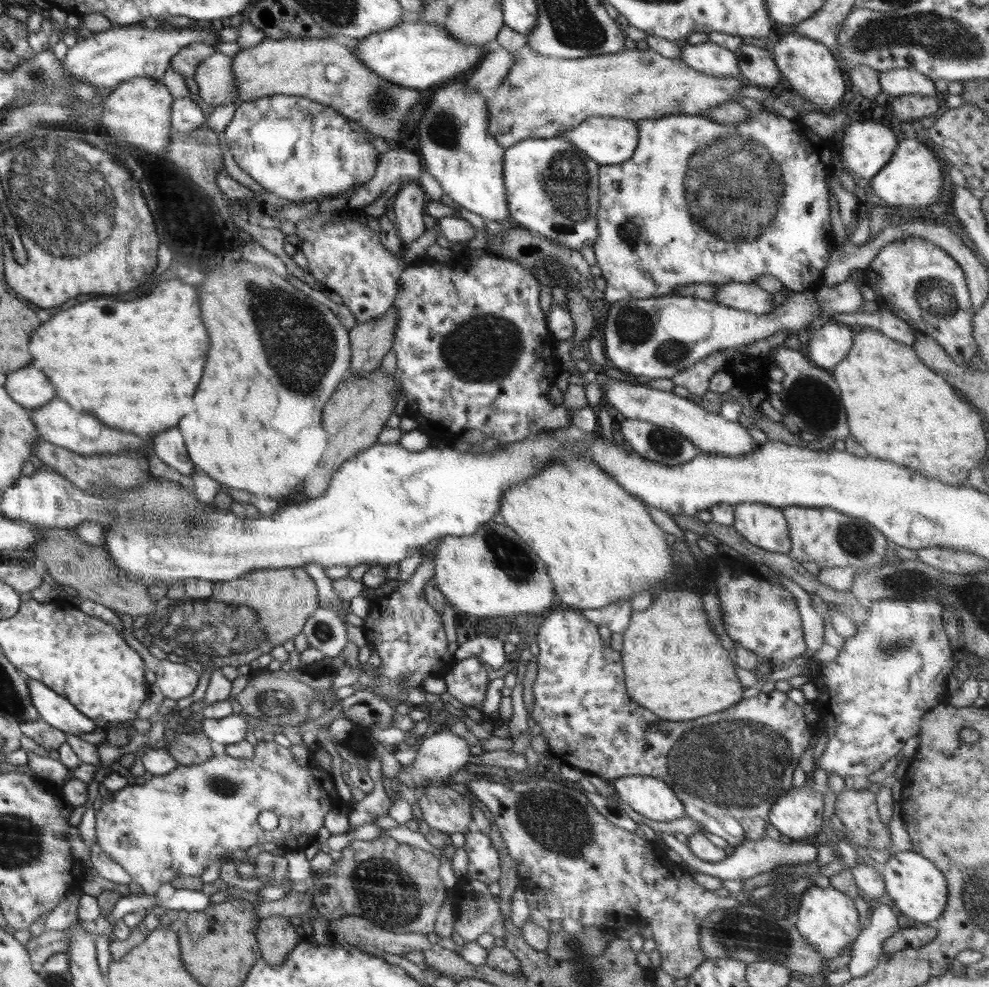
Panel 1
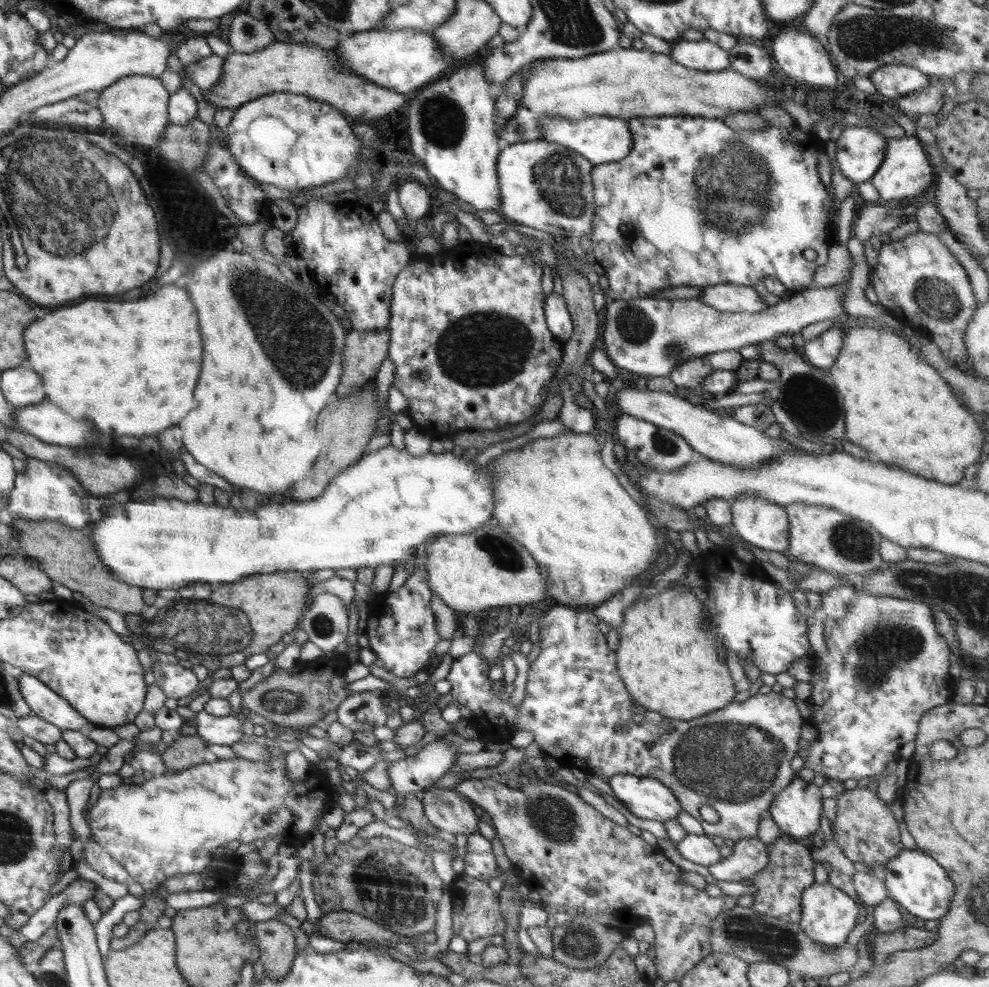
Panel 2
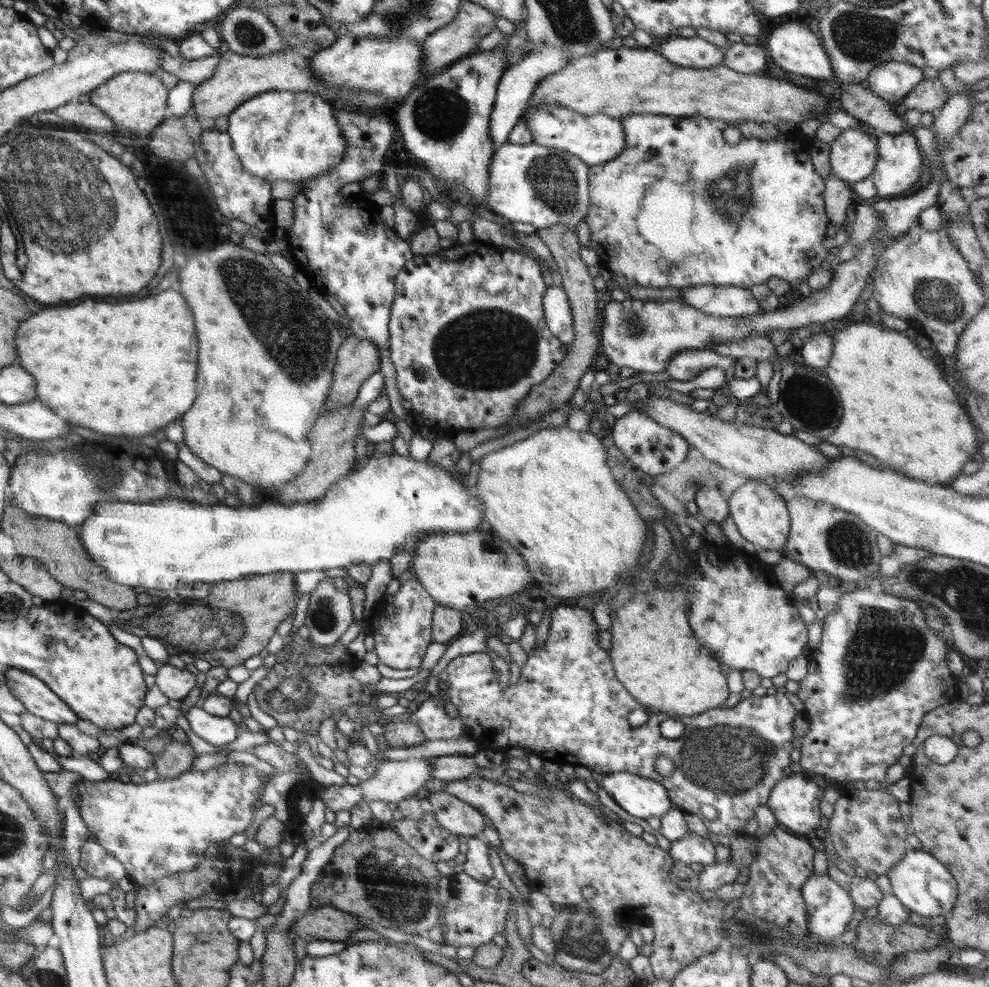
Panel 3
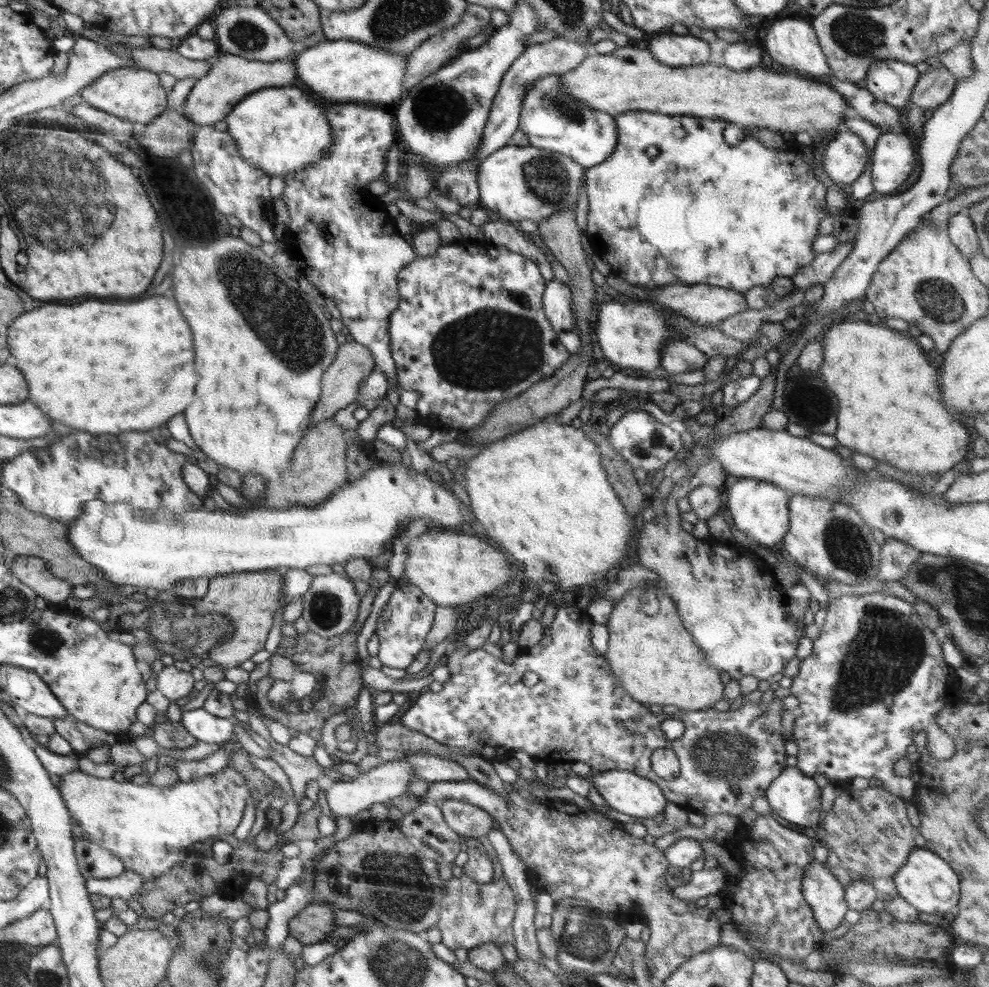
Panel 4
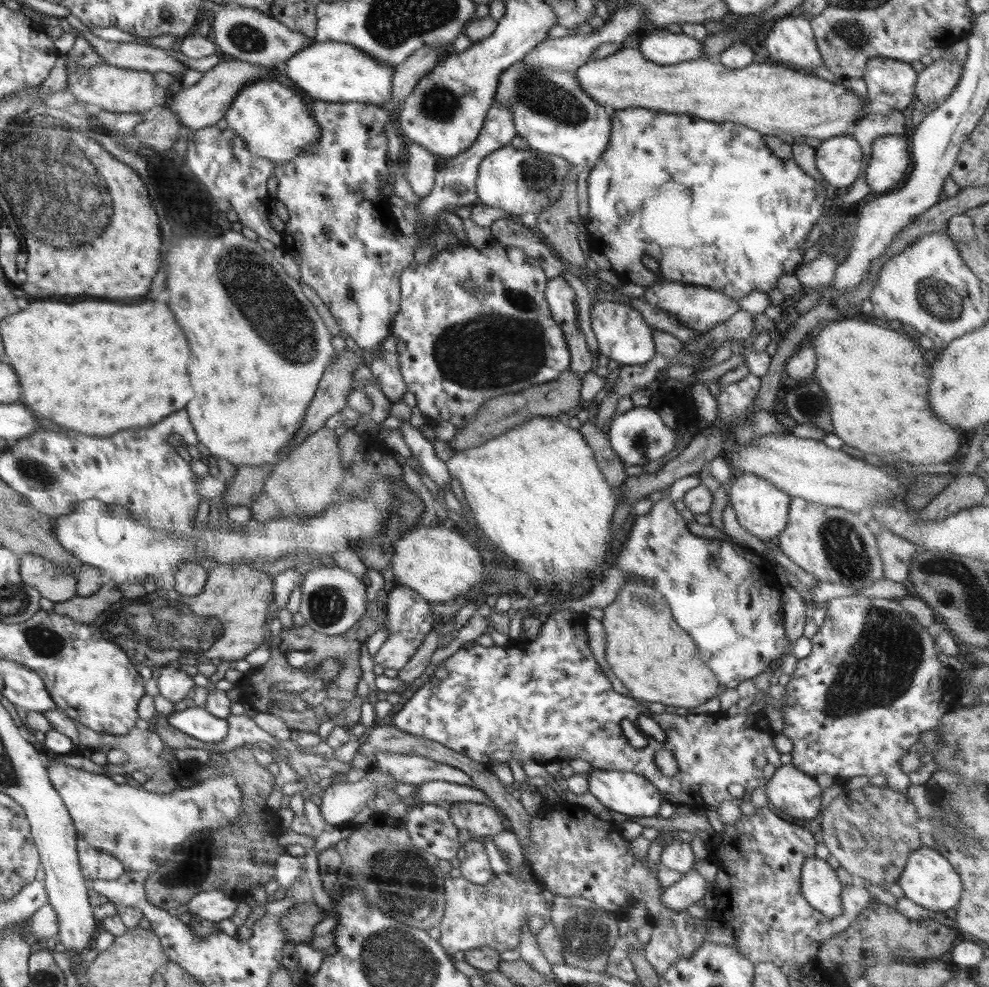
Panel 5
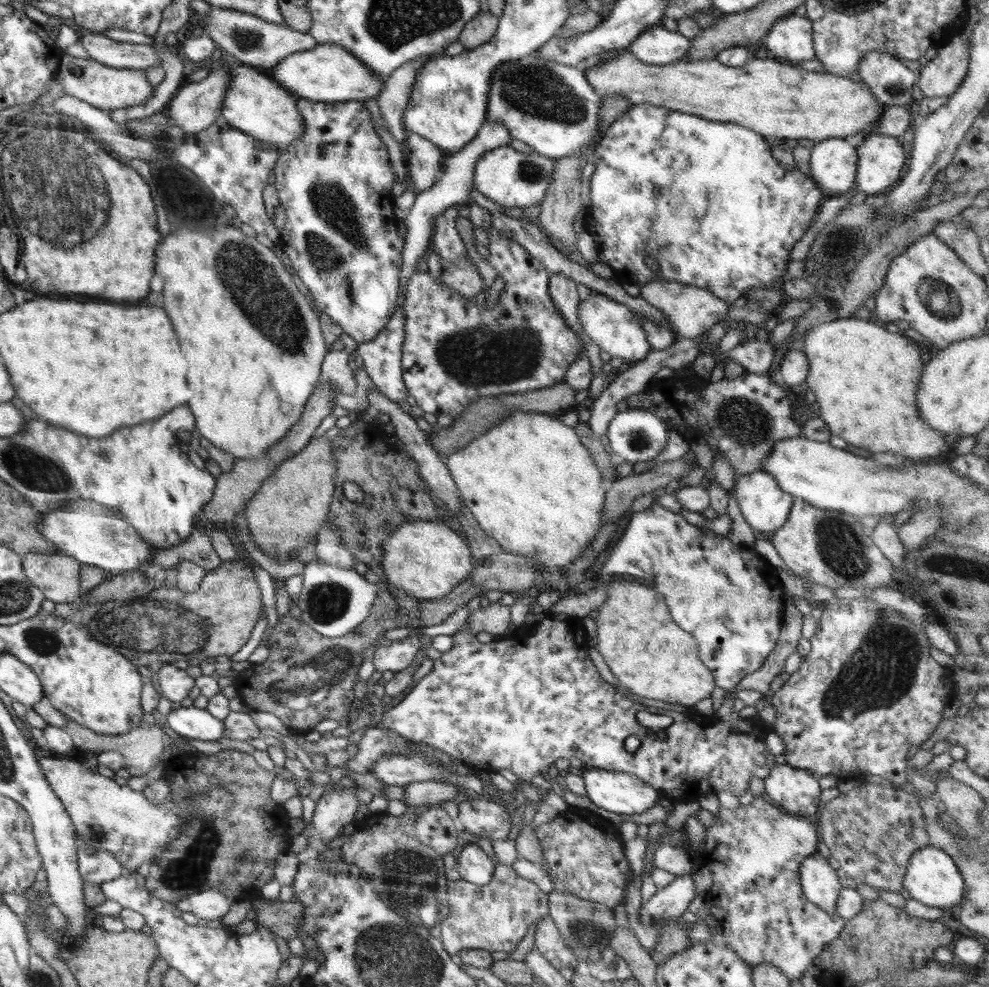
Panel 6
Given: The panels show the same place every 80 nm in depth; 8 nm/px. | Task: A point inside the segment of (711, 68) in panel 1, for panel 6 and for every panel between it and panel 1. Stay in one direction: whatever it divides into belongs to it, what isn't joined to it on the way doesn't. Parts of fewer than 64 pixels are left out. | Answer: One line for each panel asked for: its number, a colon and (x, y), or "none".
2: (702, 54)
3: (696, 52)
4: (674, 50)
5: (663, 47)
6: (658, 45)

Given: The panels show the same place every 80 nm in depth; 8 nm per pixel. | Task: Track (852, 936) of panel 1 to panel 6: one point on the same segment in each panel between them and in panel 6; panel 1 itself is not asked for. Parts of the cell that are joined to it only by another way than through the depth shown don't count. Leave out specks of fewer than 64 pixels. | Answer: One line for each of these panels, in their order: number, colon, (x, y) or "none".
2: (829, 915)
3: (829, 908)
4: (823, 892)
5: (822, 889)
6: (819, 881)

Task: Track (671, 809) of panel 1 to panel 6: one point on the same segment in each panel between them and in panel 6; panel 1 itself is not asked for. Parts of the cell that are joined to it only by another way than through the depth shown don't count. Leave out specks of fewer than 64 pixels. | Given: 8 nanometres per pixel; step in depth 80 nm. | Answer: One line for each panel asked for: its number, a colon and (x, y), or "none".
2: (647, 798)
3: (644, 798)
4: (630, 793)
5: (625, 792)
6: (619, 792)

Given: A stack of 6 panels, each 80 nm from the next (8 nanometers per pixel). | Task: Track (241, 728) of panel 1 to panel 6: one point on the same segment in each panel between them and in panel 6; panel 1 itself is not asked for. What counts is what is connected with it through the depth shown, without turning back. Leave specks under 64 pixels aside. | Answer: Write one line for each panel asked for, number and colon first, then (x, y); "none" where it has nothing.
2: (225, 730)
3: (219, 731)
4: (204, 726)
5: (197, 722)
6: (194, 723)

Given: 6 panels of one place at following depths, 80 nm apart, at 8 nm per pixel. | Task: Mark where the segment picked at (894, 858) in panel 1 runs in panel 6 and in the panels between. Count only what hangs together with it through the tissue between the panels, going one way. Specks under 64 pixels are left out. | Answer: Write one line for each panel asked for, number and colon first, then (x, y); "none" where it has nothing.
2: (914, 880)
3: (923, 884)
4: (925, 881)
5: (928, 879)
6: (932, 877)

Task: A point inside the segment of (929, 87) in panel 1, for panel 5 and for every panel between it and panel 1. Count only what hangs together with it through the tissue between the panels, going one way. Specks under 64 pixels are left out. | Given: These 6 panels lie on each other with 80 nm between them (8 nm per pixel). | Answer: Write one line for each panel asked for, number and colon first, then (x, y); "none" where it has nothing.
2: (894, 81)
3: (893, 80)
4: (892, 81)
5: (888, 80)

